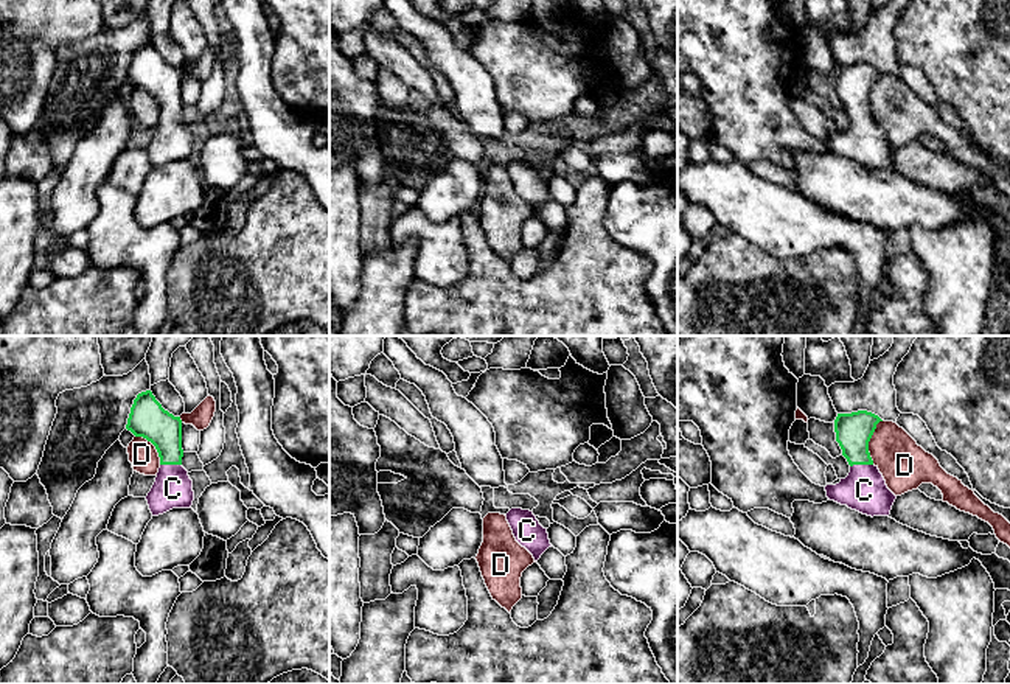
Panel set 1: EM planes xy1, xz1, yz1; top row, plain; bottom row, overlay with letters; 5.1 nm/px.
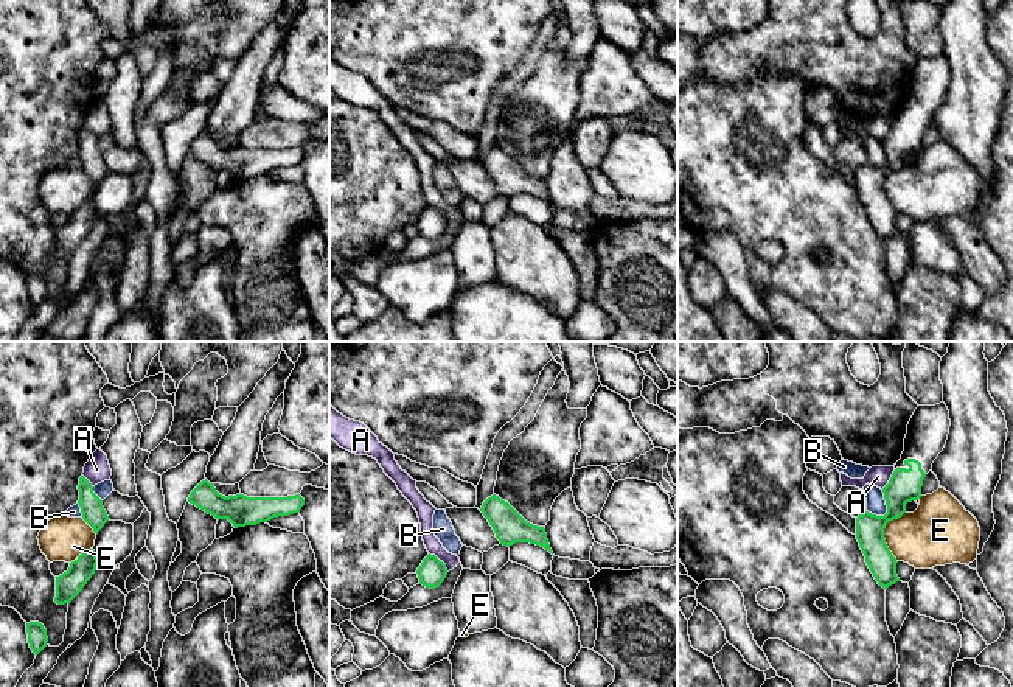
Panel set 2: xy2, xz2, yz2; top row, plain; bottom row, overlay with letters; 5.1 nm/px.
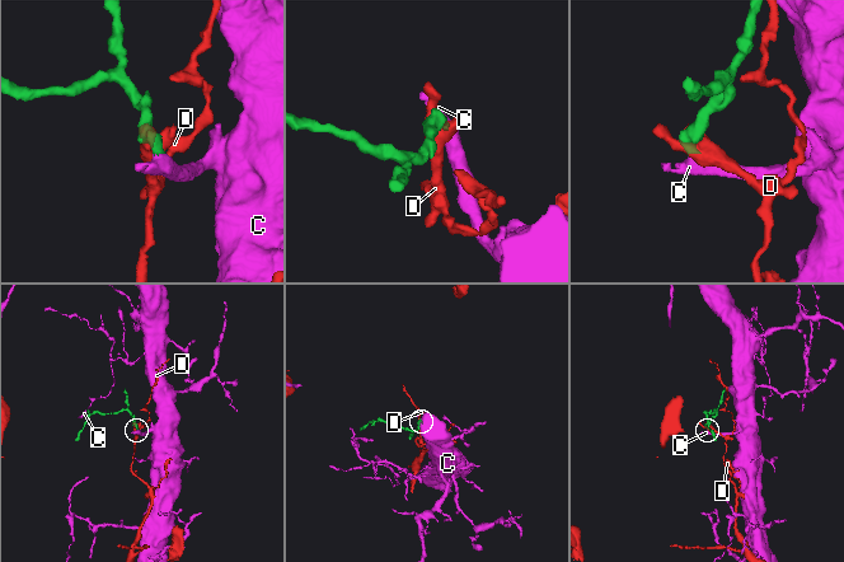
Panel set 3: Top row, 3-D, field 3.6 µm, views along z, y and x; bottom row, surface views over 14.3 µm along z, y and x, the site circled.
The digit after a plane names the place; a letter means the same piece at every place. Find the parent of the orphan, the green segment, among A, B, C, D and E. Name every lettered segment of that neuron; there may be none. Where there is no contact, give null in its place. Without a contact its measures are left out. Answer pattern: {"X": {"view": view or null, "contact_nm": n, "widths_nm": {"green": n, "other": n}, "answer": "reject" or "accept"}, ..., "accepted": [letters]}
{"A": {"view": "xz2", "contact_nm": 140, "widths_nm": {"green": 140, "other": 80}, "answer": "reject"}, "B": {"view": "yz2", "contact_nm": 150, "widths_nm": {"green": 170, "other": 100}, "answer": "reject"}, "C": {"view": "yz1", "contact_nm": 120, "widths_nm": {"green": 190, "other": 220}, "answer": "accept"}, "D": {"view": "yz1", "contact_nm": 240, "widths_nm": {"green": 190, "other": 260}, "answer": "reject"}, "E": {"view": "yz2", "contact_nm": 260, "widths_nm": {"green": 150, "other": 320}, "answer": "reject"}, "accepted": ["C"]}

